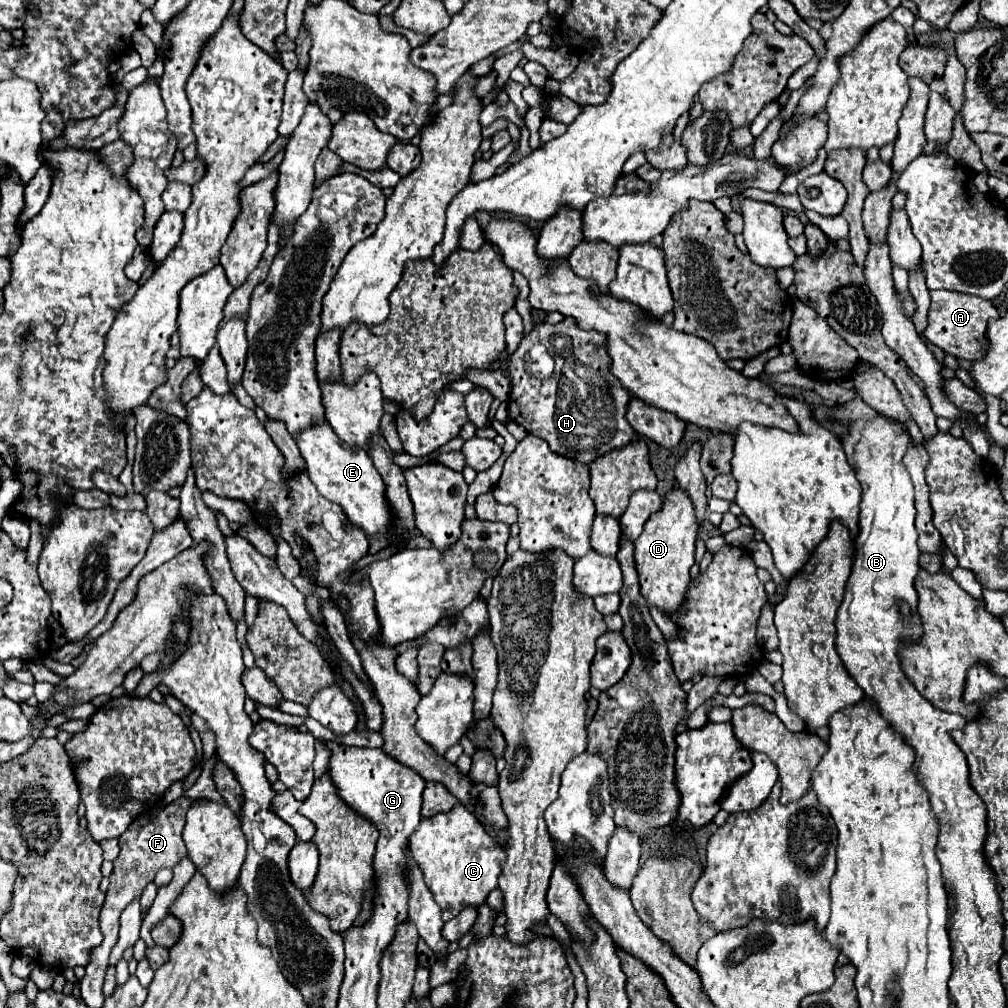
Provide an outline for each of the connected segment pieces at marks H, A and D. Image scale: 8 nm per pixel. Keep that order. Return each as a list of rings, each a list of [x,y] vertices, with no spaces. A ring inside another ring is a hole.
[[[571,318],[559,324],[539,324],[513,352],[509,372],[513,384],[507,402],[509,420],[543,438],[555,454],[591,464],[605,452],[619,450],[633,440],[635,432],[625,420],[631,394],[609,370],[607,338],[601,332],[581,330]],[[535,344],[545,344],[555,360],[555,370],[547,380],[537,380],[525,372],[523,356]]]
[[[931,290],[929,296],[931,296],[931,308],[929,308],[929,326],[925,330],[927,340],[957,358],[977,360],[979,356],[983,356],[987,348],[985,338],[987,322],[991,318],[999,318],[999,310],[993,306],[993,302],[951,290]]]
[[[679,488],[667,494],[663,508],[647,520],[643,534],[635,540],[635,562],[643,598],[647,600],[649,608],[651,606],[657,608],[665,618],[671,618],[671,614],[685,600],[685,592],[691,582],[689,570],[695,564],[695,540],[697,540],[695,510],[689,496]]]

